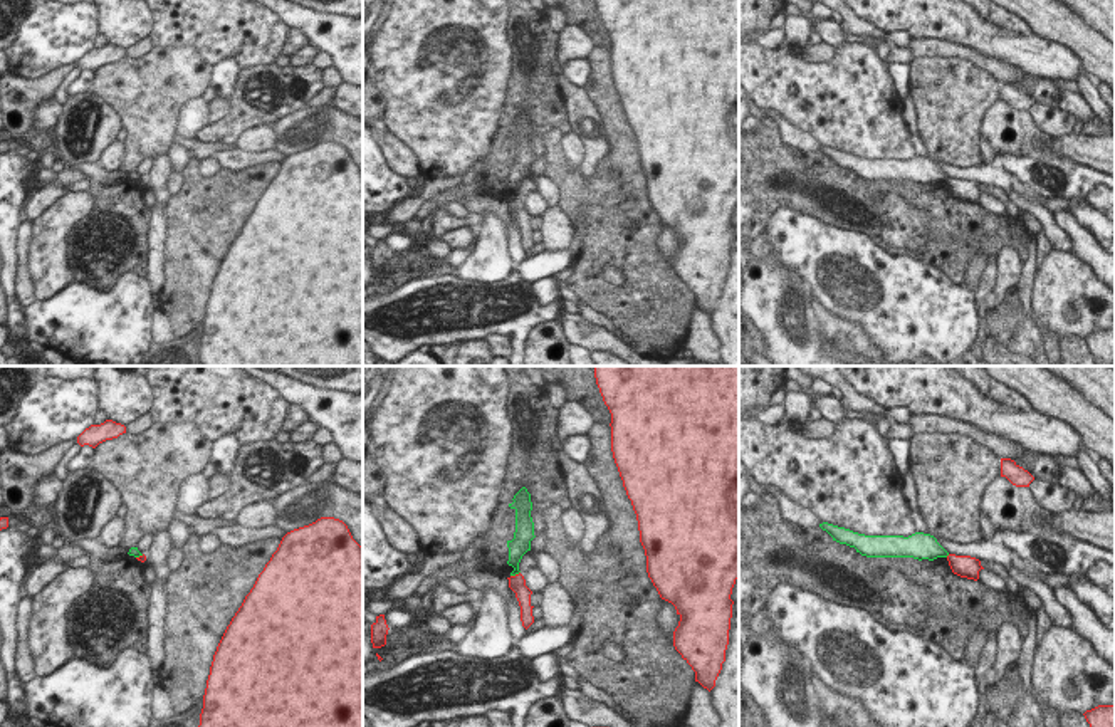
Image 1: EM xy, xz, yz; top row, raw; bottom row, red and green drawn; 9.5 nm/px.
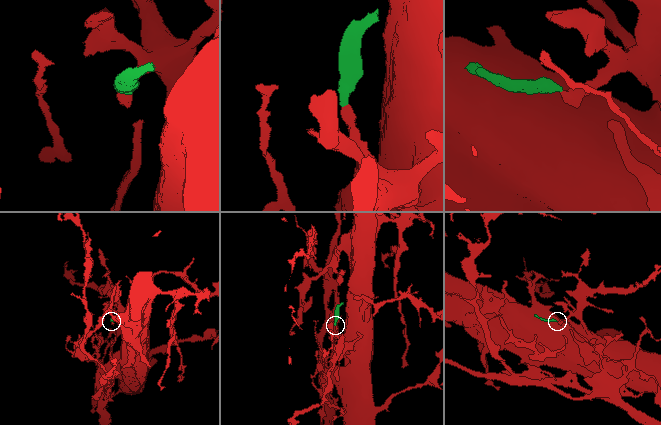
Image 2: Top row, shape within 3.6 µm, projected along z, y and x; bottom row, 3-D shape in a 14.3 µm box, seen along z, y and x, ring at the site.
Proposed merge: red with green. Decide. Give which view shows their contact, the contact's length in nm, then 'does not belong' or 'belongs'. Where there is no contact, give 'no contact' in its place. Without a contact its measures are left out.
contact in xz; length 110 nm; does not belong

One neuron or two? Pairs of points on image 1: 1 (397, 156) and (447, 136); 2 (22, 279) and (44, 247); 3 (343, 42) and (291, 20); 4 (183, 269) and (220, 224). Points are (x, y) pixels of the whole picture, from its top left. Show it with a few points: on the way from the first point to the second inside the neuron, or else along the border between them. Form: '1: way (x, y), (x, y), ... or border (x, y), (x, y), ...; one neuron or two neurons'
1: border (385, 121), (385, 126), (413, 155), (418, 175); two neurons
2: border (31, 234), (29, 279), (36, 299); two neurons
3: way (329, 34), (318, 34), (304, 20); one neuron
4: way (192, 257), (209, 235); one neuron

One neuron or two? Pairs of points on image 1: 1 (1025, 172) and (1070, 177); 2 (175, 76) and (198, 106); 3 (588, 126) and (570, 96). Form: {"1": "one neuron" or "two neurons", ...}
{"1": "one neuron", "2": "two neurons", "3": "one neuron"}

